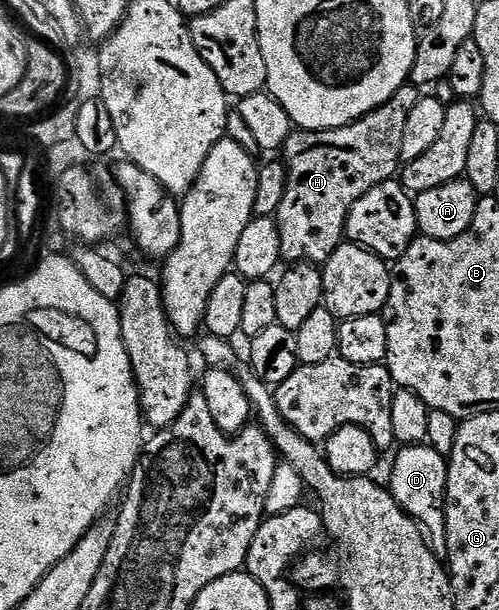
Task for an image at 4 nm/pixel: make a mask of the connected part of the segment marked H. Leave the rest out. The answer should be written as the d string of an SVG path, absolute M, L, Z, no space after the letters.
M401 87L384 105L346 127L331 131L291 130L286 138L286 188L276 212L279 254L287 262L323 264L346 234L346 218L354 200L378 183L393 180L400 167L400 137L406 109L416 105L419 88Z

